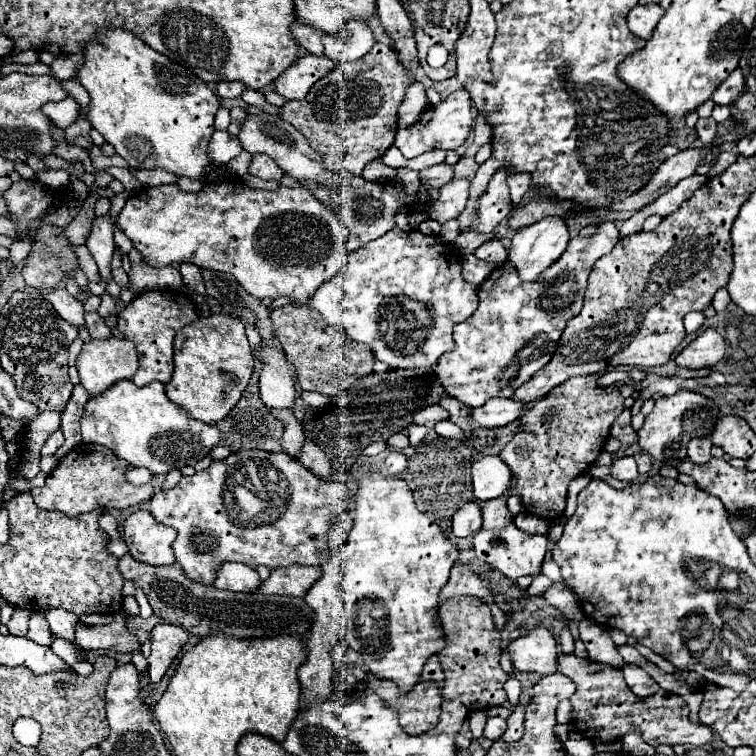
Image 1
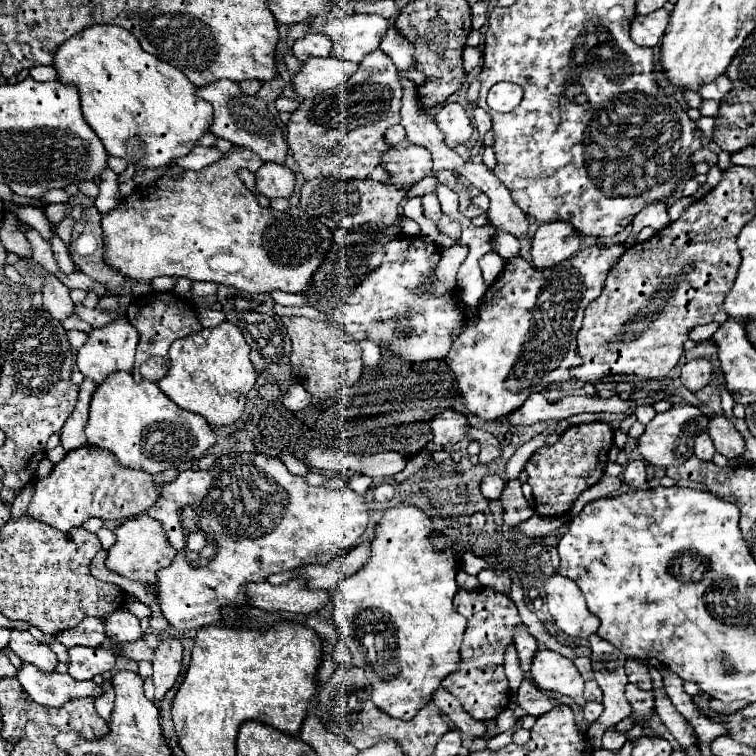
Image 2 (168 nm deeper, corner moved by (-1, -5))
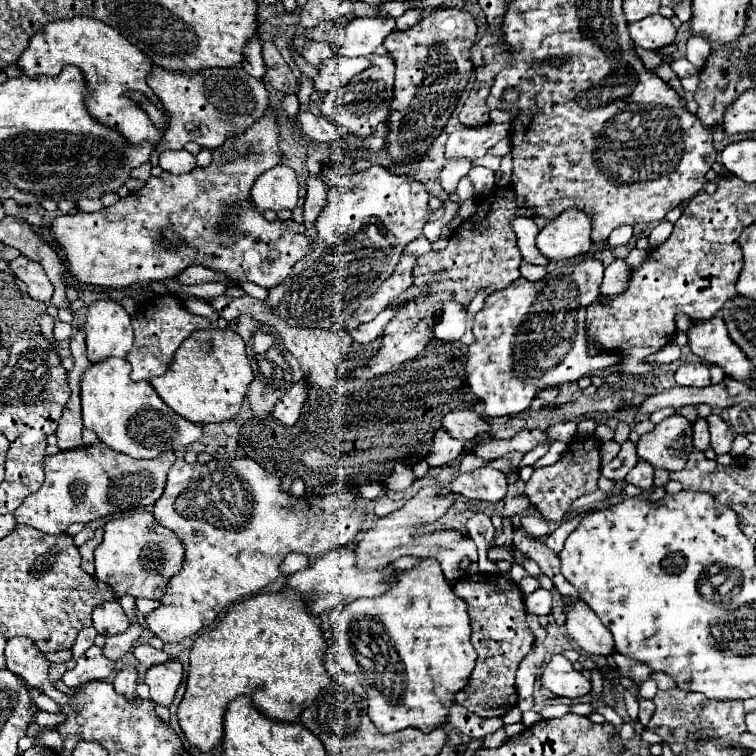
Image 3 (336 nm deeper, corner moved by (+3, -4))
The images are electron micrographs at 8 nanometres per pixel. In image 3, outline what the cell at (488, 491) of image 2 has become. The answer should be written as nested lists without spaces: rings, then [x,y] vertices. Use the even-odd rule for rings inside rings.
[[[490,466],[478,468],[470,474],[460,474],[448,486],[454,492],[460,492],[464,498],[486,500],[486,502],[500,502],[506,498],[506,492],[508,492],[506,474]]]

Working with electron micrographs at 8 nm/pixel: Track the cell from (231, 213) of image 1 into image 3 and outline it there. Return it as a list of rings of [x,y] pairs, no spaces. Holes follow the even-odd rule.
[[[268,104],[266,118],[260,118],[254,122],[246,134],[240,134],[234,140],[240,148],[240,156],[232,162],[224,162],[220,158],[220,150],[216,148],[212,152],[212,164],[208,168],[194,168],[188,174],[168,174],[162,172],[160,178],[150,178],[146,186],[138,192],[130,192],[126,198],[120,198],[114,206],[104,208],[100,212],[76,212],[76,214],[62,214],[56,216],[50,224],[52,236],[56,244],[62,248],[62,254],[68,262],[68,272],[82,284],[100,286],[100,288],[126,288],[136,282],[152,282],[152,280],[166,280],[176,278],[186,266],[202,264],[220,272],[226,272],[228,278],[240,280],[240,282],[254,282],[264,288],[272,288],[280,284],[288,274],[292,272],[292,266],[308,252],[308,230],[304,224],[296,224],[294,220],[282,222],[274,220],[268,222],[264,216],[248,202],[250,200],[250,188],[254,182],[254,174],[262,174],[270,170],[274,164],[280,164],[280,148],[278,148],[278,114]],[[234,200],[242,200],[240,204],[240,216],[238,216],[238,240],[230,242],[226,238],[228,234],[220,232],[220,214],[228,210],[228,206]],[[160,228],[174,228],[182,238],[184,244],[176,246],[174,250],[162,248],[158,238]]]

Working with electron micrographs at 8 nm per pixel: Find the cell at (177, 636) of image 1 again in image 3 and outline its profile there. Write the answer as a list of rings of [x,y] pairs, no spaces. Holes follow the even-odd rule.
[[[170,660],[166,664],[152,666],[146,672],[144,682],[150,688],[150,700],[154,704],[170,706],[174,696],[176,696],[176,690],[180,686],[180,682],[182,682],[182,664],[180,664],[180,660]]]

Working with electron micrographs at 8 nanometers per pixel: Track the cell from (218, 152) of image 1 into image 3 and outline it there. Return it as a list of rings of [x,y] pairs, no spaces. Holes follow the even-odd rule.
[[[166,150],[160,154],[160,168],[170,174],[186,174],[196,168],[196,158],[186,150]]]

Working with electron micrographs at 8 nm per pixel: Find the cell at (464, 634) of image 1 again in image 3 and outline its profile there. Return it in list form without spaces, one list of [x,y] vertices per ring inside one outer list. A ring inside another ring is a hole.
[[[484,572],[462,574],[462,578],[458,578],[458,582],[454,584],[454,592],[468,604],[474,648],[478,656],[486,656],[482,664],[476,666],[468,688],[456,694],[456,702],[482,718],[504,716],[510,708],[518,704],[514,676],[518,664],[534,644],[534,634],[526,622],[524,594],[520,592],[516,582],[500,574],[484,574]]]

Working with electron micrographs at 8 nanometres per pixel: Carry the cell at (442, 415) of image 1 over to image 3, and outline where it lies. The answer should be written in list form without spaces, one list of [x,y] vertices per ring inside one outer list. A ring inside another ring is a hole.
[[[454,410],[442,418],[442,428],[446,428],[452,438],[468,442],[476,434],[490,430],[490,422],[474,410]]]

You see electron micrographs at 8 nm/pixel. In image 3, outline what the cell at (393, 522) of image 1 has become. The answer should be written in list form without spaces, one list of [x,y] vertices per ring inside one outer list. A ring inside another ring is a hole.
[[[424,558],[412,570],[400,574],[398,584],[378,598],[360,598],[334,614],[334,658],[340,670],[356,674],[368,694],[368,716],[382,734],[404,728],[418,728],[424,734],[448,722],[454,694],[466,688],[476,664],[476,650],[470,642],[466,602],[452,592],[440,564]]]

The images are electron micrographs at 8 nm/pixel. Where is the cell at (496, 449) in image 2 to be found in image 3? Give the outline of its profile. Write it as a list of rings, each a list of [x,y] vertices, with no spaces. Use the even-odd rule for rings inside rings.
[[[510,452],[508,456],[490,462],[490,466],[492,466],[492,468],[498,468],[498,470],[502,470],[502,472],[514,472],[514,474],[516,474],[518,468],[520,468],[522,458],[524,458],[524,454],[520,454],[520,452]]]

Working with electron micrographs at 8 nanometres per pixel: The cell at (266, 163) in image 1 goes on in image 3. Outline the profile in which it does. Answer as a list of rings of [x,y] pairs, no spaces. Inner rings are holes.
[[[274,166],[270,170],[266,170],[262,176],[256,178],[254,186],[252,186],[252,204],[256,206],[256,210],[262,214],[264,210],[294,210],[298,202],[298,178],[294,174],[292,168],[288,166]]]

